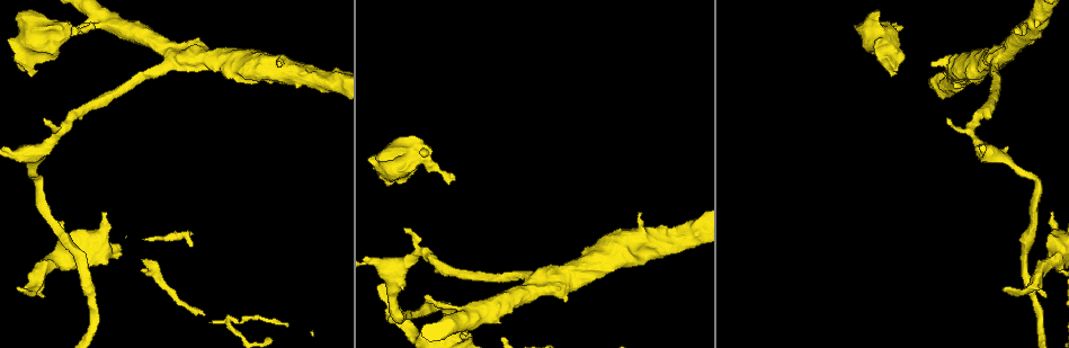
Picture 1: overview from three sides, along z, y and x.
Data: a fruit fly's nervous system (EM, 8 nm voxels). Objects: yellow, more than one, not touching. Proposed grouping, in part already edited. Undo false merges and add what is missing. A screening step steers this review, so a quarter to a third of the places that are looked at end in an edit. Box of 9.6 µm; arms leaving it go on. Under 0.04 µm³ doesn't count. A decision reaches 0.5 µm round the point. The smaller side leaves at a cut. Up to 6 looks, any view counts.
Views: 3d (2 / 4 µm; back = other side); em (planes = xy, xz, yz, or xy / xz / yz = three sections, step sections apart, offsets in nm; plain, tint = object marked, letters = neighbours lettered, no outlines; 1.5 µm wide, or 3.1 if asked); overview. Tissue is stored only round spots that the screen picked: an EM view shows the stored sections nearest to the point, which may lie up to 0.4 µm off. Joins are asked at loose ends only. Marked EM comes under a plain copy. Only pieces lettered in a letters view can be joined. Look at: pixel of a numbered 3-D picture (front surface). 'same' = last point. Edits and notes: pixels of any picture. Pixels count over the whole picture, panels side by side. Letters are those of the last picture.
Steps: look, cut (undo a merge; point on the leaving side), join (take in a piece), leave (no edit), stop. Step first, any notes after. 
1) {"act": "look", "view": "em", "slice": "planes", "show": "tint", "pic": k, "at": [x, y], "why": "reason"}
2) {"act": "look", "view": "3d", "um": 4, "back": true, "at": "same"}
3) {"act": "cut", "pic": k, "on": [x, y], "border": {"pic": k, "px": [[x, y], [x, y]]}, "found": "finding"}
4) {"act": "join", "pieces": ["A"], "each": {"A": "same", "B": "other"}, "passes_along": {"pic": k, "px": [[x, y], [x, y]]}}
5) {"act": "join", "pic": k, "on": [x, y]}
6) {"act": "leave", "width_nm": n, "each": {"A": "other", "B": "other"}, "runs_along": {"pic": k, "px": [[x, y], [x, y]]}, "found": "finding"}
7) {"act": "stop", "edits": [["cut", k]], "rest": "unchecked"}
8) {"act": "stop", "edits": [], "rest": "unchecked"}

{"act": "look", "view": "3d", "um": 4, "back": true, "pic": 1, "at": [1055, 259], "why": "sudden change in width"}

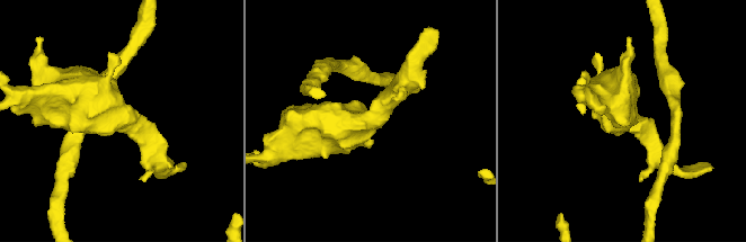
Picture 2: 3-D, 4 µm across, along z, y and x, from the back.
{"act": "look", "view": "em", "slice": "xy", "step": 8, "show": "tint", "pic": 2, "at": [121, 117], "arm_widths_nm": [300, 700], "why": "shape alone is not enough"}

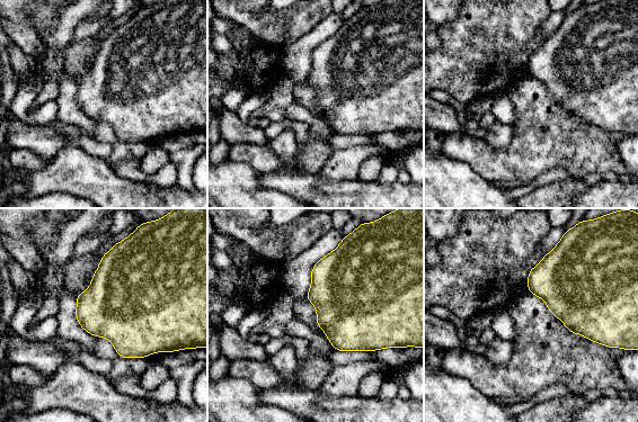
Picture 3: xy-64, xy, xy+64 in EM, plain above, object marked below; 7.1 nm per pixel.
{"act": "look", "view": "em", "slice": "xy", "step": 8, "show": "letters", "at": "same", "why": "see the neighbours"}

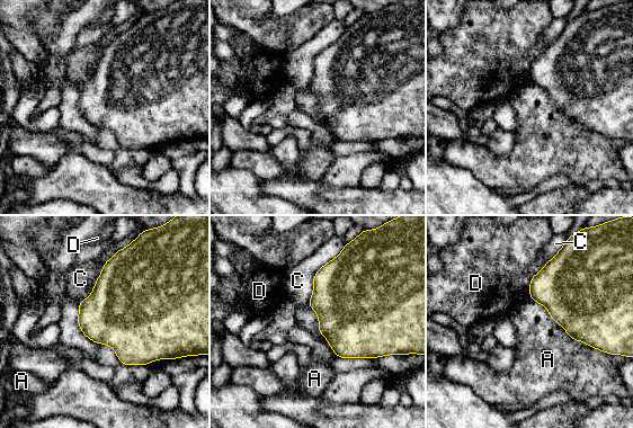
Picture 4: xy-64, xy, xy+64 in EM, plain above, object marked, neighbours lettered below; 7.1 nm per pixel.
{"act": "leave", "each": {"A": "other", "C": "other", "D": "other"}, "border": {"pic": 4, "px": [[531, 297], [573, 339], [600, 351]]}, "found": "one cell here"}

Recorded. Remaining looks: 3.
{"act": "look", "view": "3d", "um": 4, "pic": 1, "at": [930, 65], "why": "thick end"}

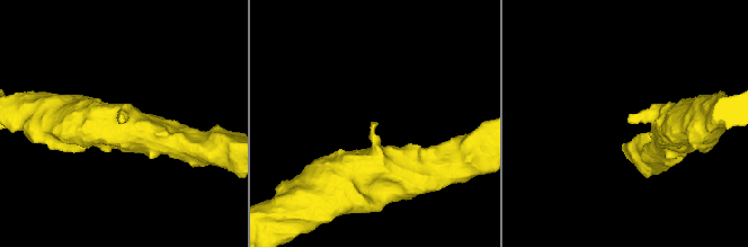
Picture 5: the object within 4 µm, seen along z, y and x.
{"act": "look", "view": "em", "slice": "planes", "show": "letters", "pic": 5, "at": [123, 120]}

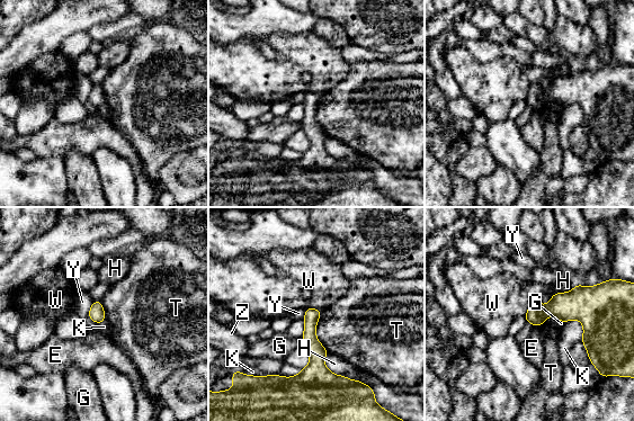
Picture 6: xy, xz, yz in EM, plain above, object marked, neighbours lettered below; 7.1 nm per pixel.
{"act": "leave", "each": {"E": "other", "G": "other", "H": "other", "K": "other", "T": "other", "W": "other", "Y": "other", "Z": "other"}, "runs_along": {"pic": 6, "px": [[307, 311], [315, 350], [311, 383]]}, "found": "no lettered piece goes on from it"}

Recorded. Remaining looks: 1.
{"act": "look", "view": "em", "slice": "yz", "step": 4, "show": "letters", "pic": 1, "at": [453, 177], "why": "an open end"}

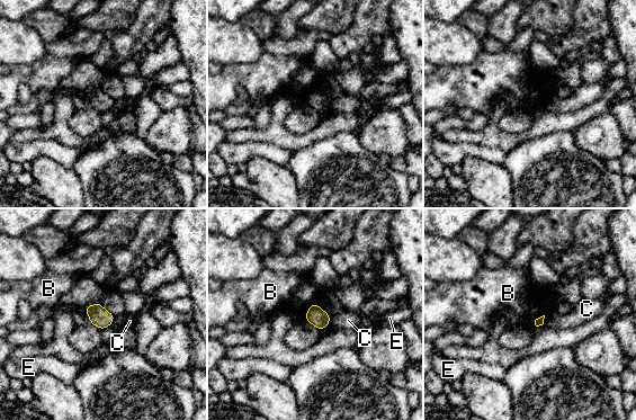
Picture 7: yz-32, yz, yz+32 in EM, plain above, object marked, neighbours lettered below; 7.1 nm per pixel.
{"act": "leave", "longest_contact_nm": ["B", 130], "each": {"B": "other", "C": "other", "E": "other"}, "border": {"pic": 7, "px": [[544, 314], [536, 318], [531, 325]]}, "found": "no lettered piece goes on from it"}

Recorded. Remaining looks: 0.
{"act": "stop", "edits": [], "rest": "unchecked"}

